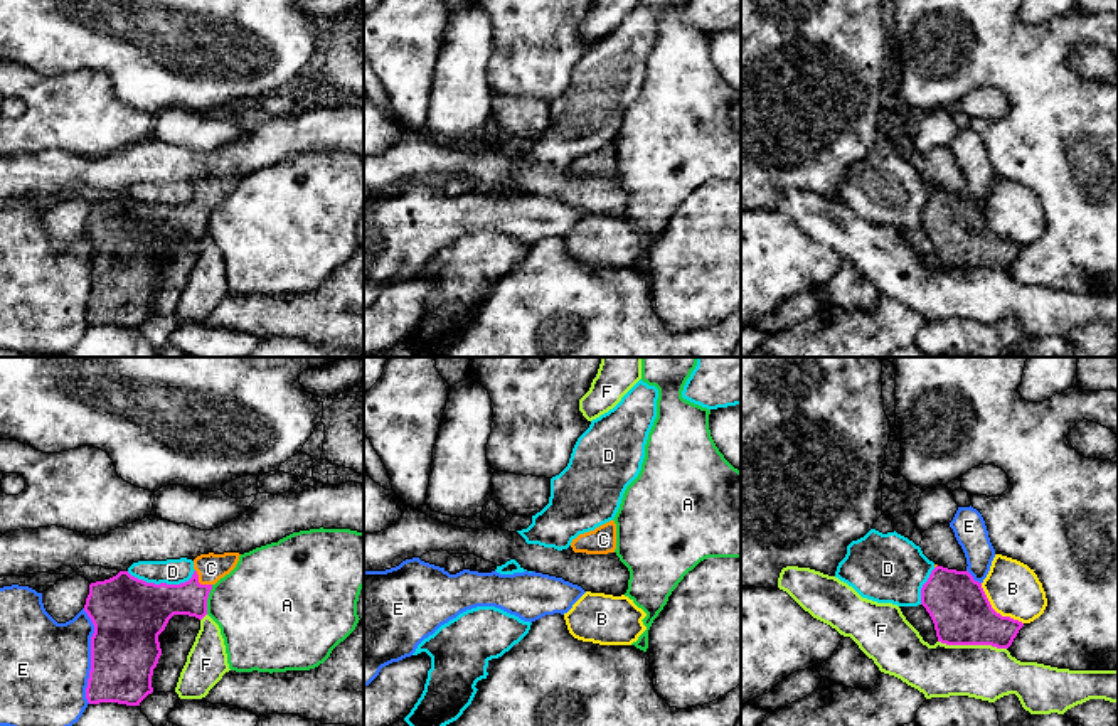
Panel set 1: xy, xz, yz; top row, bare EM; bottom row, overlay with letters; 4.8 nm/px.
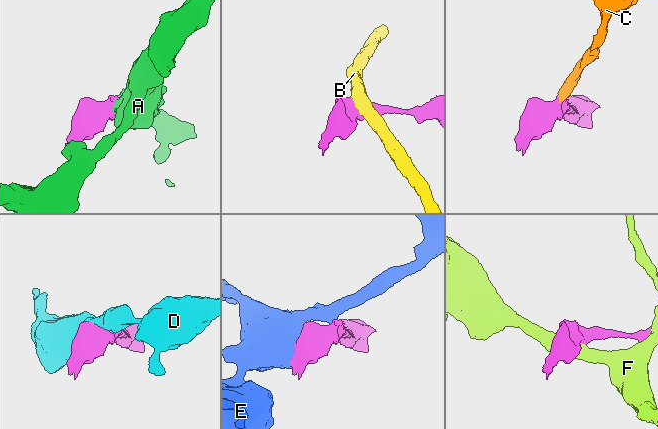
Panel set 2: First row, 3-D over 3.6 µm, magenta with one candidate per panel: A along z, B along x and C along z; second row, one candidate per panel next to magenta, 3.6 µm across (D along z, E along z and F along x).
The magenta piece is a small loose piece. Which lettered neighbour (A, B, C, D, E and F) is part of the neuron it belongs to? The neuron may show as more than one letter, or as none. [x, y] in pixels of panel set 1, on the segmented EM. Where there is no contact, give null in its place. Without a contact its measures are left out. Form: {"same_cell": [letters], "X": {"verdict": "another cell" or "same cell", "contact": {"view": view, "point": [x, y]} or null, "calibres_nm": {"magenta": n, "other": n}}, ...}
{"same_cell": ["C"], "A": {"verdict": "another cell", "contact": {"view": "xy", "point": [206, 600]}, "calibres_nm": {"magenta": 200, "other": 420}}, "B": {"verdict": "another cell", "contact": {"view": "yz", "point": [994, 610]}, "calibres_nm": {"magenta": 280, "other": 260}}, "C": {"verdict": "same cell", "contact": {"view": "xy", "point": [197, 581]}, "calibres_nm": {"magenta": 220, "other": 140}}, "D": {"verdict": "another cell", "contact": {"view": "xy", "point": [162, 583]}, "calibres_nm": {"magenta": 340, "other": 130}}, "E": {"verdict": "another cell", "contact": {"view": "xy", "point": [91, 656]}, "calibres_nm": {"magenta": 320, "other": 440}}, "F": {"verdict": "another cell", "contact": {"view": "yz", "point": [972, 644]}, "calibres_nm": {"magenta": 280, "other": 260}}}

